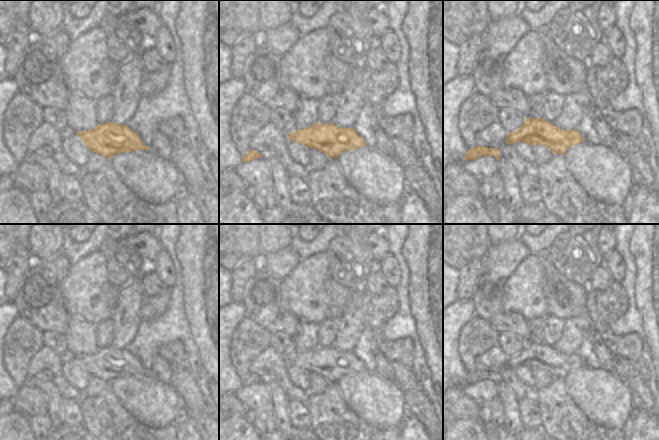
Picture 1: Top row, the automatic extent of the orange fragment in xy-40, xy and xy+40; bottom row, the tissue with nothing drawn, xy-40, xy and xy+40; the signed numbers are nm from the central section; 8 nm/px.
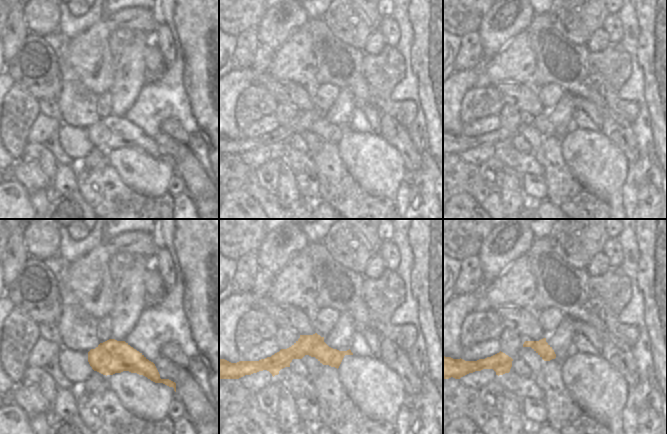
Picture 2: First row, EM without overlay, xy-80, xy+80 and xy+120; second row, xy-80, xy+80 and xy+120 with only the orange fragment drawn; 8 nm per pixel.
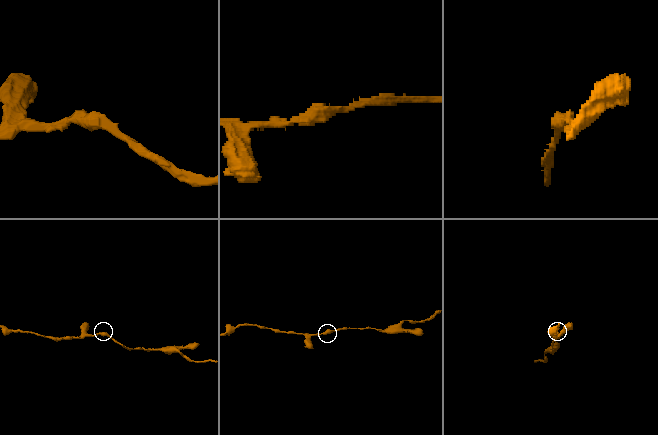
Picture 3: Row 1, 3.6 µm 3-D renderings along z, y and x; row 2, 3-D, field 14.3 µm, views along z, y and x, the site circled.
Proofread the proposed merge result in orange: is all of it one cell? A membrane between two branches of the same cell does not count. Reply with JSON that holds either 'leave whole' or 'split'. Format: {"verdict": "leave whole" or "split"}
{"verdict": "leave whole"}

